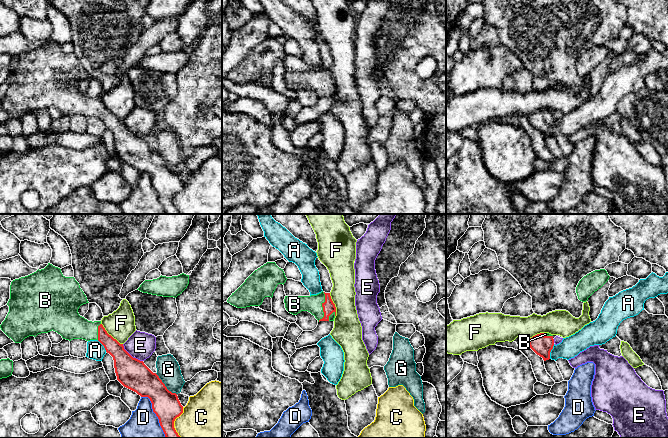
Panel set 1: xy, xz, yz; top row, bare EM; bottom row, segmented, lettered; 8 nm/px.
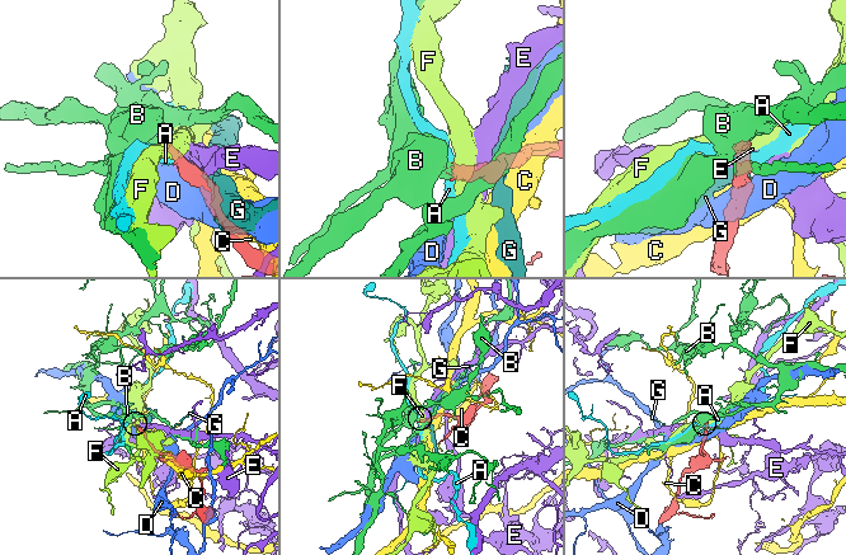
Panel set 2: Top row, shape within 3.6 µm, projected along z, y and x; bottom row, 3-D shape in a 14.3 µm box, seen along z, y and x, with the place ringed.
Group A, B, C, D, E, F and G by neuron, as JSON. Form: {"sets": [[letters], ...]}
{"sets": [["A"], ["B"], ["C"], ["D"], ["E"], ["F"], ["G"]]}

